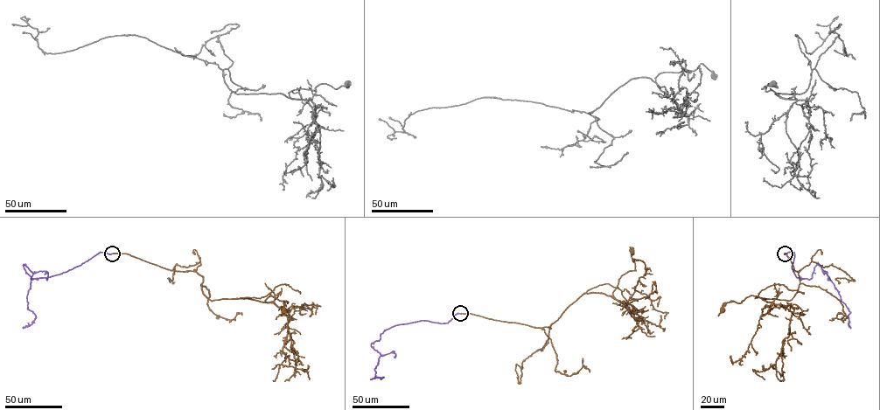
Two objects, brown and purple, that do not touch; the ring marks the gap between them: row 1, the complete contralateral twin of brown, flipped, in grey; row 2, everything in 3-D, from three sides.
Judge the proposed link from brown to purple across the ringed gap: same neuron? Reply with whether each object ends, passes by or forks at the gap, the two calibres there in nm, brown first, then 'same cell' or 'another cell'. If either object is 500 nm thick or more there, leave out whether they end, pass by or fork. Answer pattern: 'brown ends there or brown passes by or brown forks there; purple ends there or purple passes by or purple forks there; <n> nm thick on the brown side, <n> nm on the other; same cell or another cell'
brown ends there; purple ends there; 400 nm thick on the brown side, 200 nm on the other; same cell

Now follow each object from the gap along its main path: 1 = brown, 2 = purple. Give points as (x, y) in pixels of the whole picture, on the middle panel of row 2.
1: (460, 313), (550, 329), (583, 294), (601, 293), (613, 298), (618, 279), (635, 270), (632, 251)
2: (459, 313), (447, 323), (420, 320), (386, 330), (371, 345), (380, 355), (375, 376), (383, 377), (370, 379)

